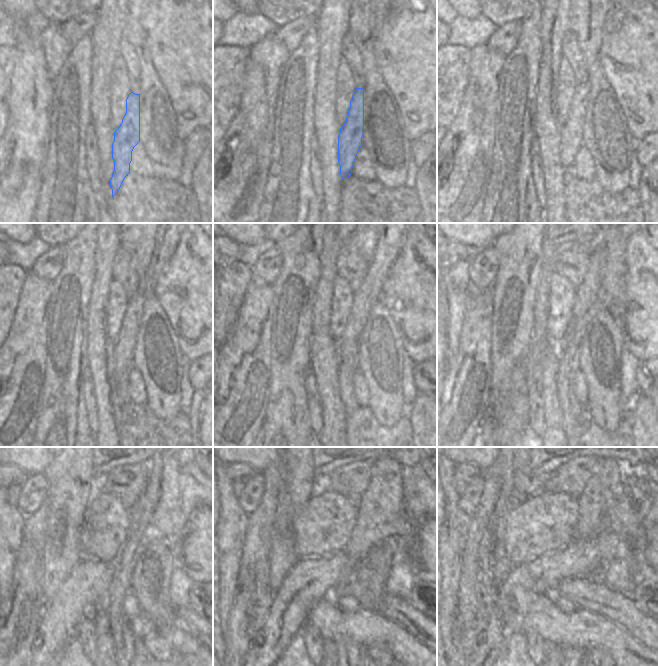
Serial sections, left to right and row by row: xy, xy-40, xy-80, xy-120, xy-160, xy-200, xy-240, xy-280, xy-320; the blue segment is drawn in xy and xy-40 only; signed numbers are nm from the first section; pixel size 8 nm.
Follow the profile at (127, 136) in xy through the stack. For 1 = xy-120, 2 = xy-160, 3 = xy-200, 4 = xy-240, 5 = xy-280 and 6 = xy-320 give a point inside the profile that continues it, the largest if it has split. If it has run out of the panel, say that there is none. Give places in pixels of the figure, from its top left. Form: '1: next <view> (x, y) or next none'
1: next xy-120 (165, 243)
2: next xy-160 (390, 243)
3: next xy-200 (604, 285)
4: next xy-240 (157, 514)
5: next xy-280 (380, 517)
6: next xy-320 (602, 490)

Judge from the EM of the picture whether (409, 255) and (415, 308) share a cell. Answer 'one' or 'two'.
one

